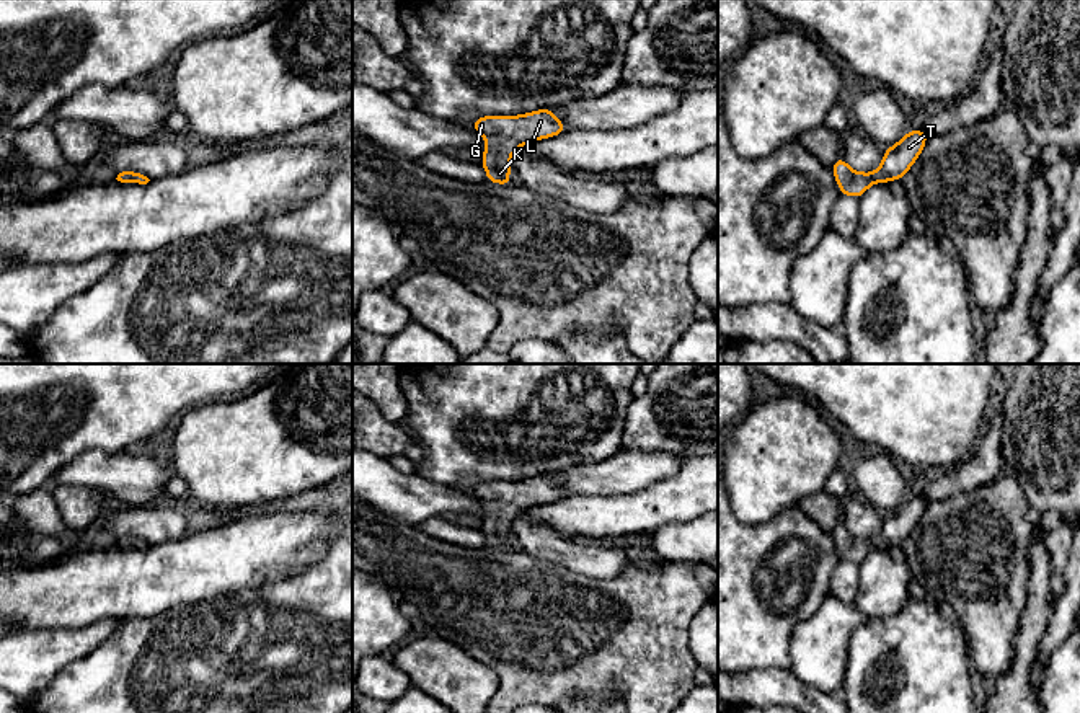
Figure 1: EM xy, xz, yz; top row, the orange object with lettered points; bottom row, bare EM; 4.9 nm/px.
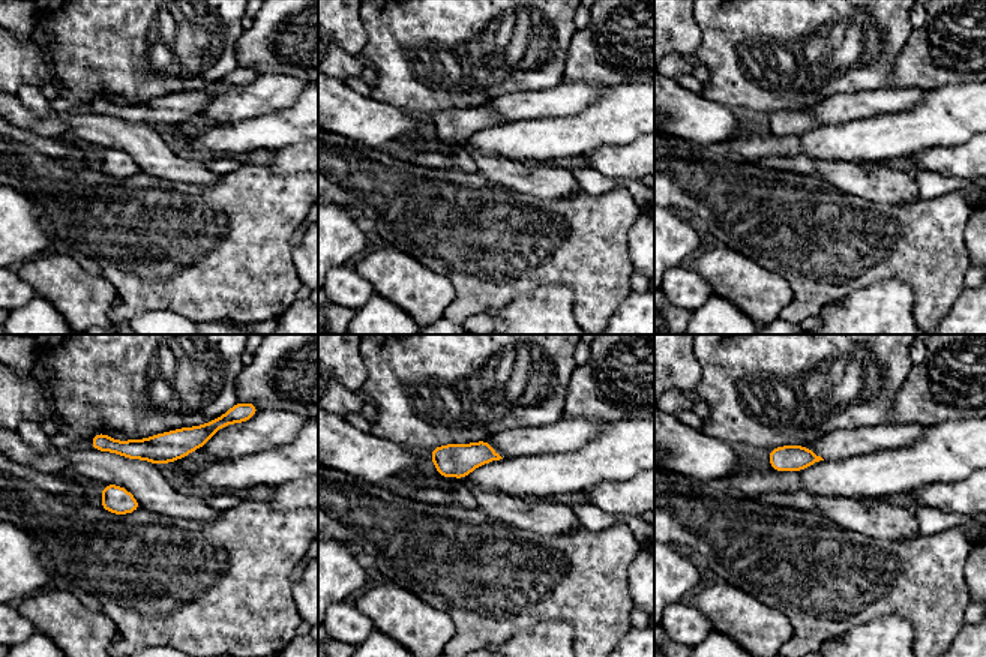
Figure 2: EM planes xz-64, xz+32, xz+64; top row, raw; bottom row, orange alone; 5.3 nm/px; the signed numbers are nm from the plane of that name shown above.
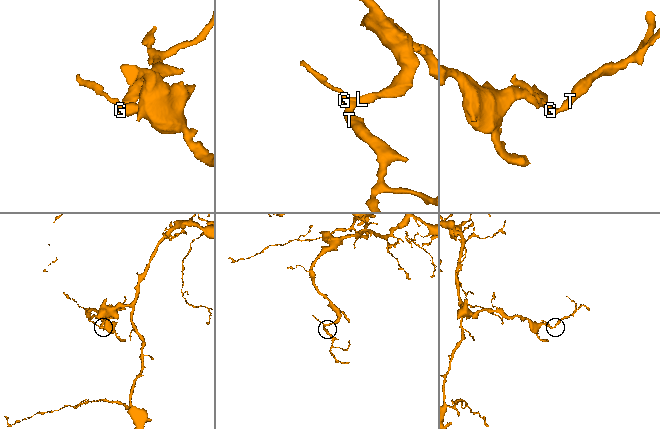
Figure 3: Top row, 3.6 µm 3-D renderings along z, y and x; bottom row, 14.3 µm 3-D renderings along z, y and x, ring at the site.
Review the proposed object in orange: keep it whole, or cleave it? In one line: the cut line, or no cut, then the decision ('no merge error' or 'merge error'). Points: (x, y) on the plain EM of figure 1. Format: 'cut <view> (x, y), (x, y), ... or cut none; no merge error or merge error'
cut none; no merge error

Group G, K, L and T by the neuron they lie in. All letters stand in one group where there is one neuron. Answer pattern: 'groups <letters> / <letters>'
groups G K L T

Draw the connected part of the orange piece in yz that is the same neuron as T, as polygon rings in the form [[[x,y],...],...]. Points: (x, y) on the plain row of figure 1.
[[[920,493],[907,498],[894,512],[884,514],[883,529],[873,538],[853,537],[840,520],[830,532],[835,540],[840,560],[860,565],[873,548],[902,545],[902,542],[918,524],[927,506],[928,503]]]

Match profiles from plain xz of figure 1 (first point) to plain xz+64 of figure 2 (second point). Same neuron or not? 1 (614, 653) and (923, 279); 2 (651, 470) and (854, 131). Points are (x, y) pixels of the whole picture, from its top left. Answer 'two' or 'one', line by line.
1: one
2: two

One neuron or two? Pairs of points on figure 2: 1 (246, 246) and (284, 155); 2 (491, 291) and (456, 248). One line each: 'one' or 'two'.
1: two
2: one

